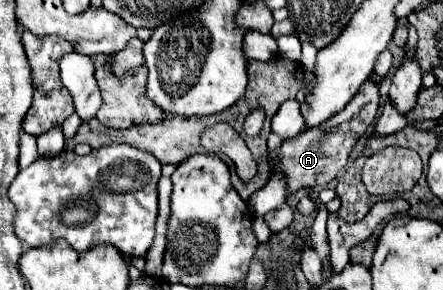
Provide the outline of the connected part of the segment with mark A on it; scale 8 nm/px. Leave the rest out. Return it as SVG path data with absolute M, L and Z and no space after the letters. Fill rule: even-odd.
M365 81L361 85L361 91L347 103L347 107L337 113L333 119L323 123L321 127L311 127L299 137L283 143L279 157L285 163L285 175L287 175L287 191L295 193L301 187L317 187L327 185L333 179L339 177L343 167L347 165L349 153L355 147L357 139L371 129L373 121L379 113L379 91L377 85L371 81Z

